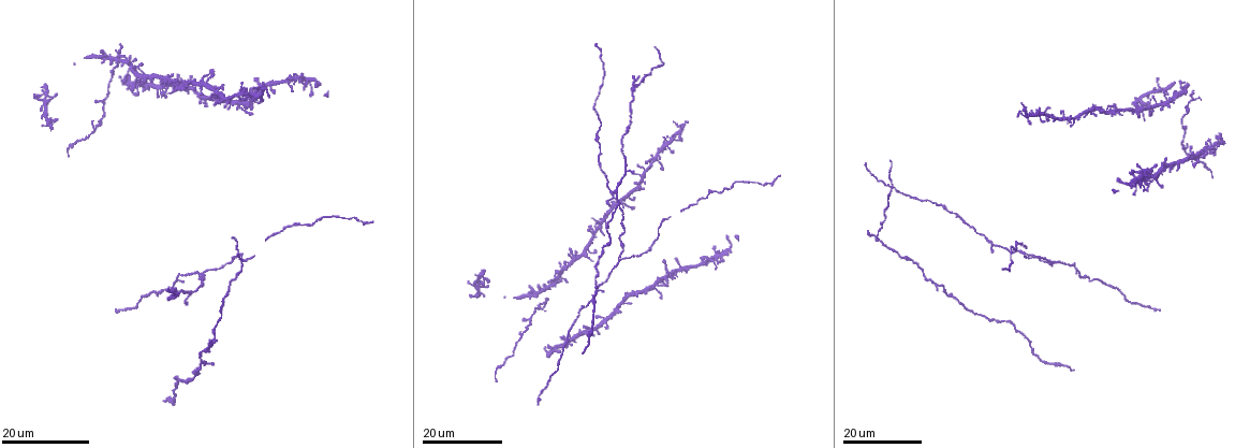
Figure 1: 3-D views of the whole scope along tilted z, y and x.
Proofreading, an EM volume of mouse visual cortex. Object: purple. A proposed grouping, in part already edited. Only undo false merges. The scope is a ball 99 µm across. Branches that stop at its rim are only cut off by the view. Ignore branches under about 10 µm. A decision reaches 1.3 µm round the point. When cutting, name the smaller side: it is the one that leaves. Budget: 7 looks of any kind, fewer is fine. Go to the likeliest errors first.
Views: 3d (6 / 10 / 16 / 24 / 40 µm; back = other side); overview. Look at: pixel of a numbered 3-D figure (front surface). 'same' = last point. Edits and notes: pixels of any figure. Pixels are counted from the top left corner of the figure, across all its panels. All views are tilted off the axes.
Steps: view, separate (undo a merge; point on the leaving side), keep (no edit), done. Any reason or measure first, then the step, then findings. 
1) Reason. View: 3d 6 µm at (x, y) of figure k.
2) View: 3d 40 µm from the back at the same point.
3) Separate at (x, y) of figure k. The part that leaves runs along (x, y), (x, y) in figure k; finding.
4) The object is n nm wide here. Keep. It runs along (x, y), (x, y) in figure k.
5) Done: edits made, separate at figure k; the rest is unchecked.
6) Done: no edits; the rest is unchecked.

Three arms meet. View: 3d 16 µm at (618, 262) of figure 1.

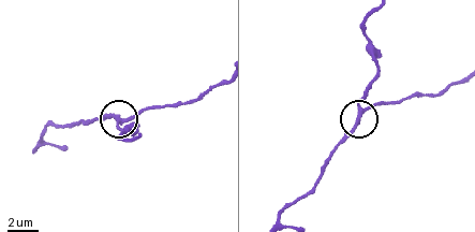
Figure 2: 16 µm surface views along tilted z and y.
View: 3d 6 µm at (122, 122) of figure 2.

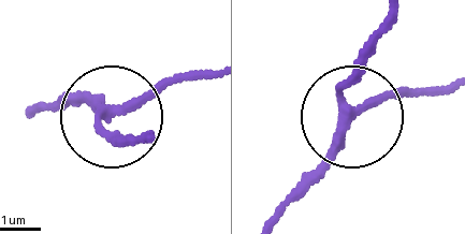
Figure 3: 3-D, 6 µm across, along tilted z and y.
Keep. One neuron here.

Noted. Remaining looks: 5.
Four or more arms meet. View: 3d 16 µm at (197, 83) of figure 1.

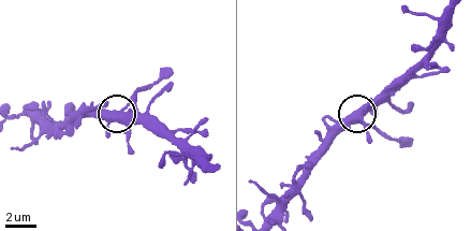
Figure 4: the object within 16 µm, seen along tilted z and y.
View: 3d 10 µm at (122, 113) of figure 4.

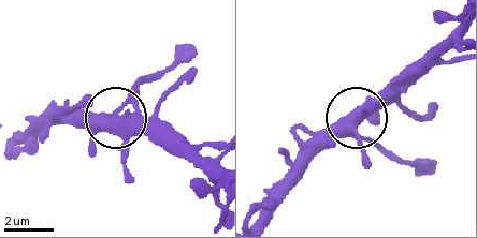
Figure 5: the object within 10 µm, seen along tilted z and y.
Keep. Continuous, no second neuron.

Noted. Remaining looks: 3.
Three arms meet. View: 3d 24 µm at (238, 105) of figure 1.

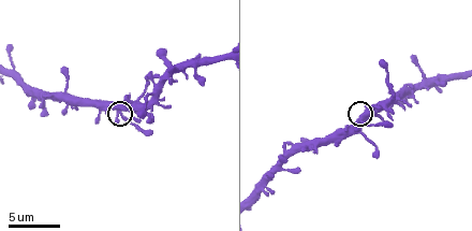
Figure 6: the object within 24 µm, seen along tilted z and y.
View: 3d 10 µm at (121, 109) of figure 6.

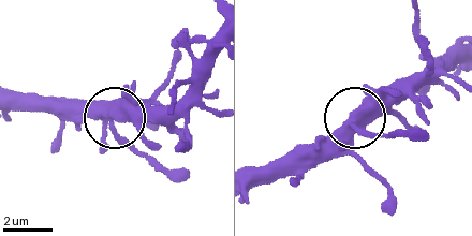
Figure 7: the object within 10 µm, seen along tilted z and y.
3 arms meet here. Keep. One neuron here.

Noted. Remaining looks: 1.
Done: no edits; the rest is unchecked.

